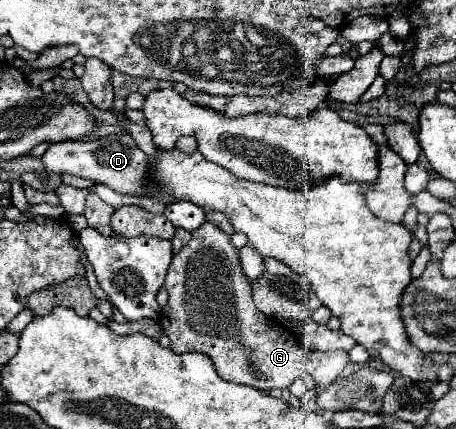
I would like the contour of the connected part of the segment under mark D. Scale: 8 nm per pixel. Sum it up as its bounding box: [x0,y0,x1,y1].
[42,134,148,194]

